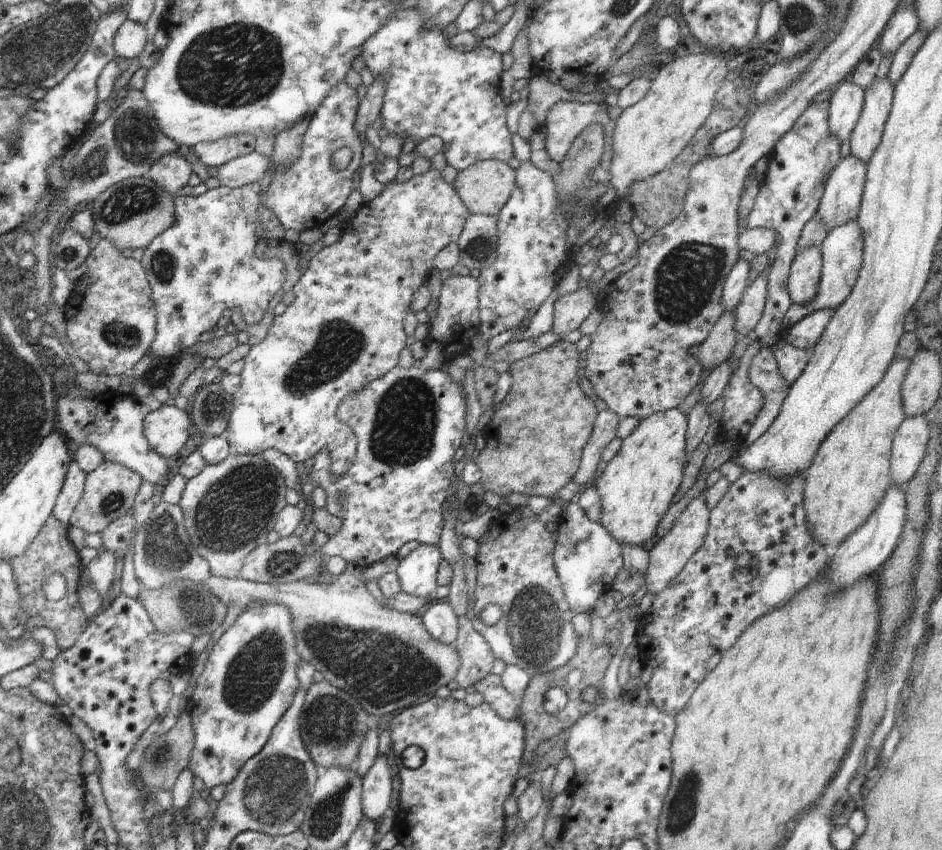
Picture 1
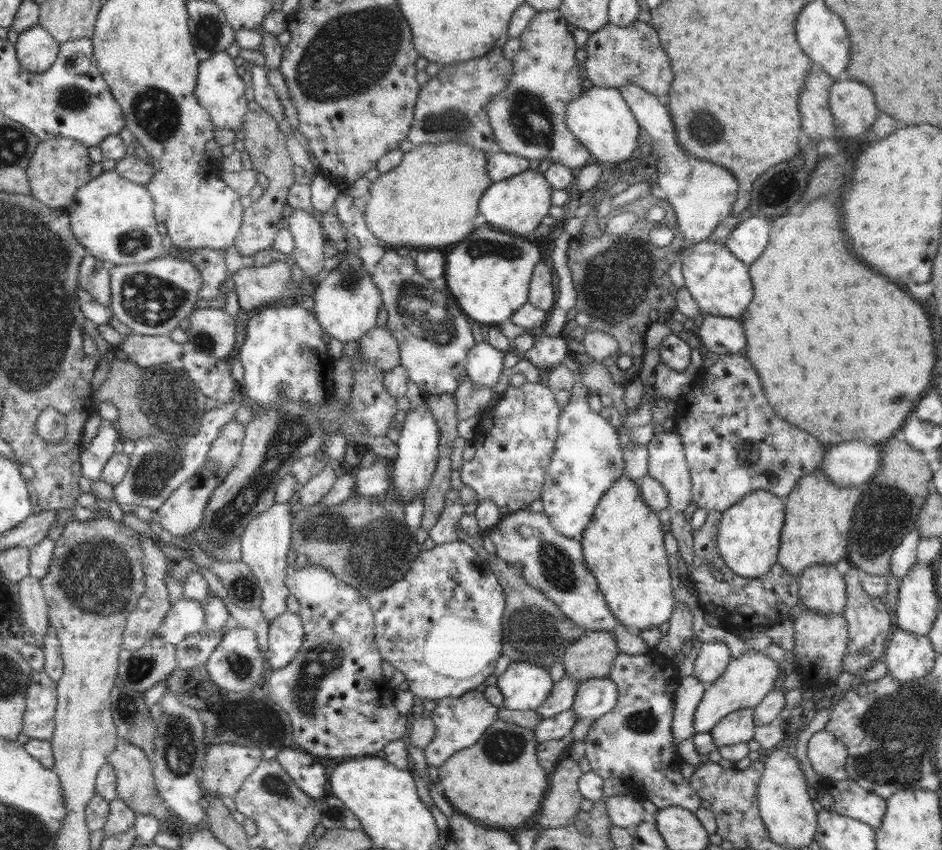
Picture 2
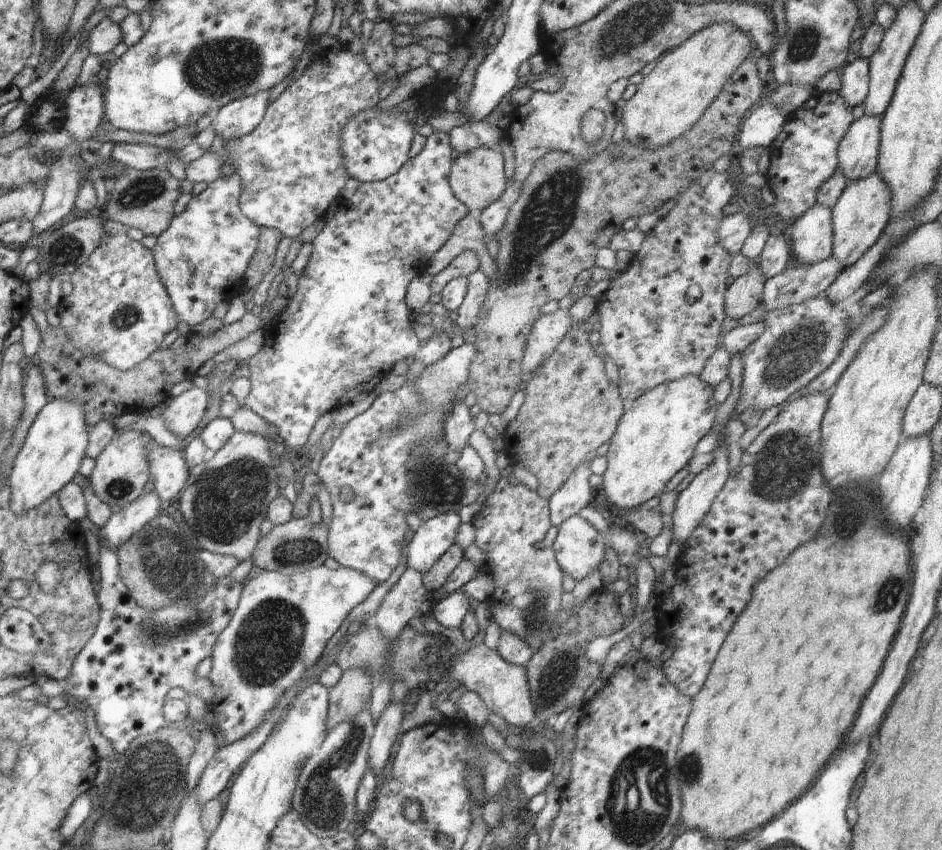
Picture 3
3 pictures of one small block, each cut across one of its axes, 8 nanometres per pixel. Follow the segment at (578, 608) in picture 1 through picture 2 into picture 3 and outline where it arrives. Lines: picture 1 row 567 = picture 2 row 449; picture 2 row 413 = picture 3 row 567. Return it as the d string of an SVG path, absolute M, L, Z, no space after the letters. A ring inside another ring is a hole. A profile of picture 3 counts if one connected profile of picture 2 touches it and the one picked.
M580 515L572 516L558 526L557 537L551 546L560 570L572 577L576 583L590 576L590 572L594 572L596 568L600 568L604 560L605 548L604 538Z

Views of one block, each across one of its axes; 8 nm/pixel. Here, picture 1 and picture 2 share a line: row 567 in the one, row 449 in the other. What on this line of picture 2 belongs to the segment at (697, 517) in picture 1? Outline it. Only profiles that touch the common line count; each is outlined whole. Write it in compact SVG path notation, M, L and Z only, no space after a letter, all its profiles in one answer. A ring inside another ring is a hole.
M676 430L654 435L647 444L648 475L662 484L670 497L671 514L684 511L692 498L691 472L684 445Z

